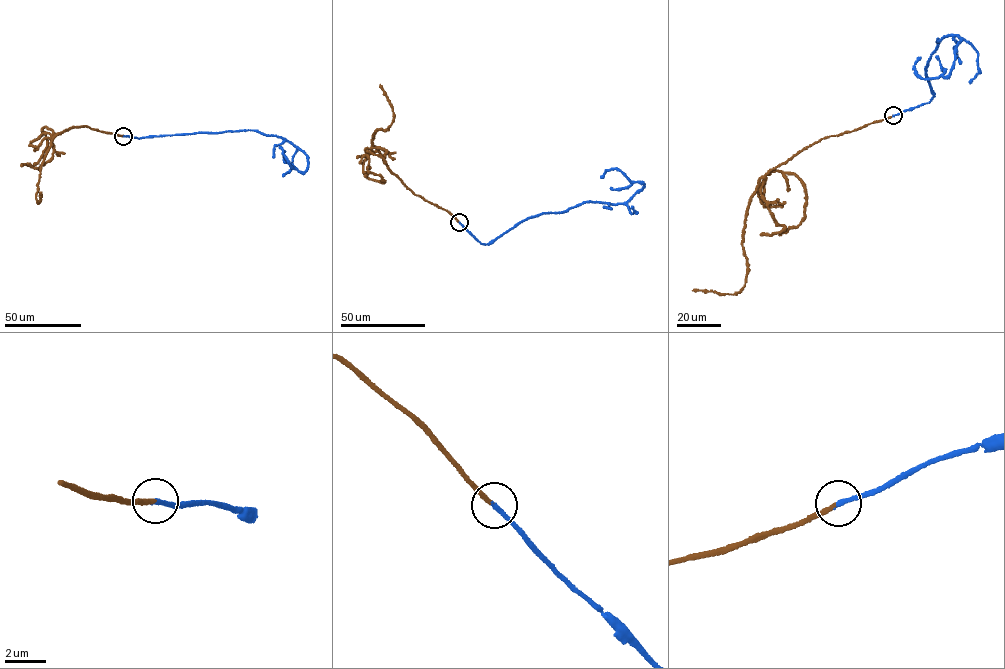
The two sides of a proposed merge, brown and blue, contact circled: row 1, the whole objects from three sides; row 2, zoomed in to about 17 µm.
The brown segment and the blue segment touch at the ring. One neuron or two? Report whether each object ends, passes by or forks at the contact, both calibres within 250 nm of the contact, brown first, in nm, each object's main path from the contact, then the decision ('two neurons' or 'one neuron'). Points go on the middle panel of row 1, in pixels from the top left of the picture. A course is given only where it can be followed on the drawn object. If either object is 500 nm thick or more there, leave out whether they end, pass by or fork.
brown ends there; blue ends there; 240 nm thick on the brown side, 240 nm on the other; brown runs (459, 222), (446, 210), (407, 188), (373, 145), (376, 131), (389, 128), (394, 119), (392, 106), (379, 84); blue runs (459, 222), (487, 244), (530, 217), (563, 213), (584, 202), (622, 204), (644, 186), (616, 169), (601, 177); one neuron

